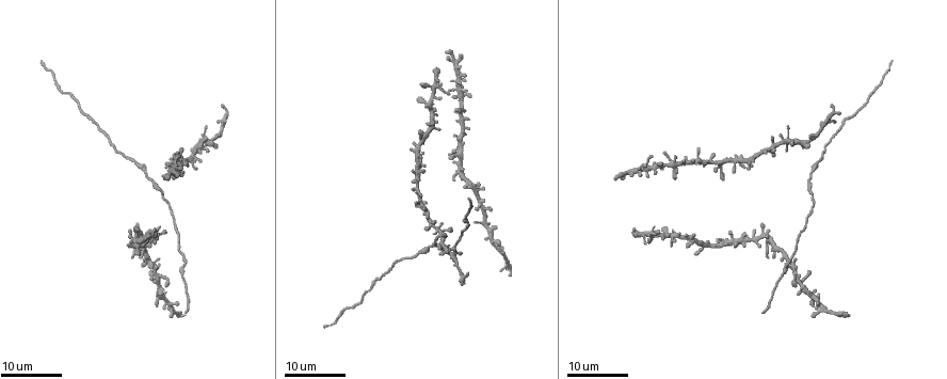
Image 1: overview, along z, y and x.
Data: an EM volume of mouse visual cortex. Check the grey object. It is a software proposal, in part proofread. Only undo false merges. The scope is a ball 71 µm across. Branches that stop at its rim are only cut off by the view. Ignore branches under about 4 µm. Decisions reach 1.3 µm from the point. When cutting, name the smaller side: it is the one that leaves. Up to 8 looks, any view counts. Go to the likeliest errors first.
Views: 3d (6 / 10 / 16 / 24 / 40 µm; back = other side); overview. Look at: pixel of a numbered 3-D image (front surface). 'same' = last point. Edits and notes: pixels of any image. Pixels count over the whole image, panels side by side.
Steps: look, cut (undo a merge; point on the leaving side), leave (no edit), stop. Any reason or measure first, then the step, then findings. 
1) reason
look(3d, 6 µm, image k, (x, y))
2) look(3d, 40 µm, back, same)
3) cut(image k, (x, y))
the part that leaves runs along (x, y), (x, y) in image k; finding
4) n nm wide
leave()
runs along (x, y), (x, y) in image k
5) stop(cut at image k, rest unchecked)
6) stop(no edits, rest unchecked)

looks like a crossing
look(3d, 24 µm, image 1, (446, 229))

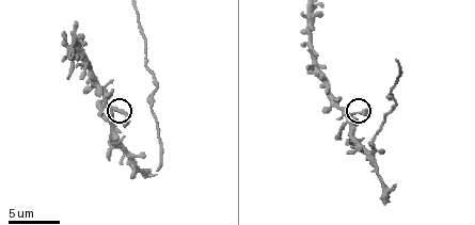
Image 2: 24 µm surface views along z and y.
zoom in
look(3d, 6 µm, image 2, (118, 108))

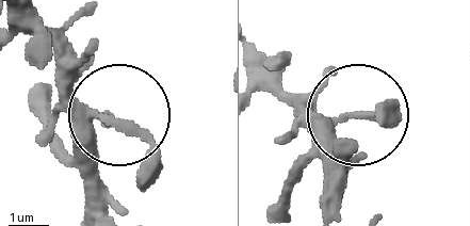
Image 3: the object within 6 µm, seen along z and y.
other side
look(3d, 6 µm, back, image 3, (350, 115))

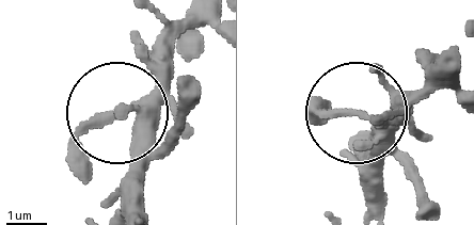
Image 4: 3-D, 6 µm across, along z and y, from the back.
290 nm wide
leave()
all the same cell

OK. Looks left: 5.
looks like a crossing
look(3d, 16 µm, image 1, (456, 155))

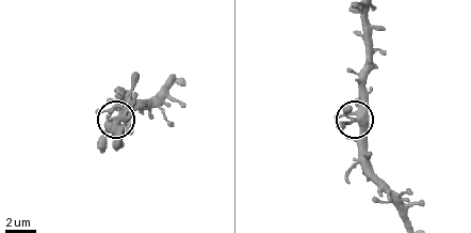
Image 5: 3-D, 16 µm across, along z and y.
look(3d, 6 µm, image 5, (356, 120))

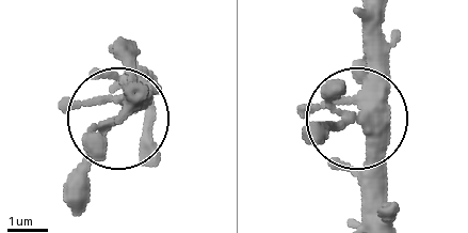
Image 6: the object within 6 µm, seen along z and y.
5 arms
leave()
runs along (382, 17), (382, 89), (371, 109), (313, 120) in image 6; continuous, no second cell

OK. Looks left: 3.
looks like a crossing
look(3d, 10 µm, image 2, (308, 10))

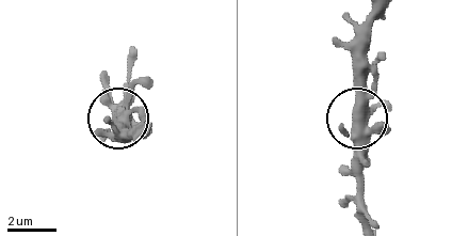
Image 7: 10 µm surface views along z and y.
430 nm wide
leave()
one cell here

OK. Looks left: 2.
thick turns thin
look(3d, 24 µm, image 1, (812, 173))

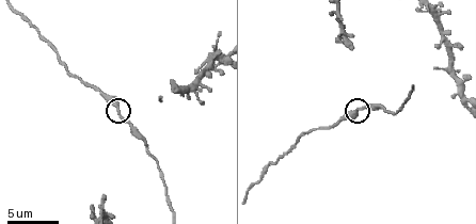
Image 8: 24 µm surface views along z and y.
look(3d, 10 µm, image 8, (117, 108))

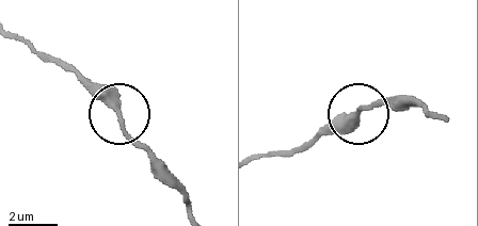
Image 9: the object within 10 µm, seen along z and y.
leave()
runs along (441, 116), (416, 105), (373, 105), (336, 118), (307, 145) in image 9; all the same cell

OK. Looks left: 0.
stop(no edits, rest unchecked)

